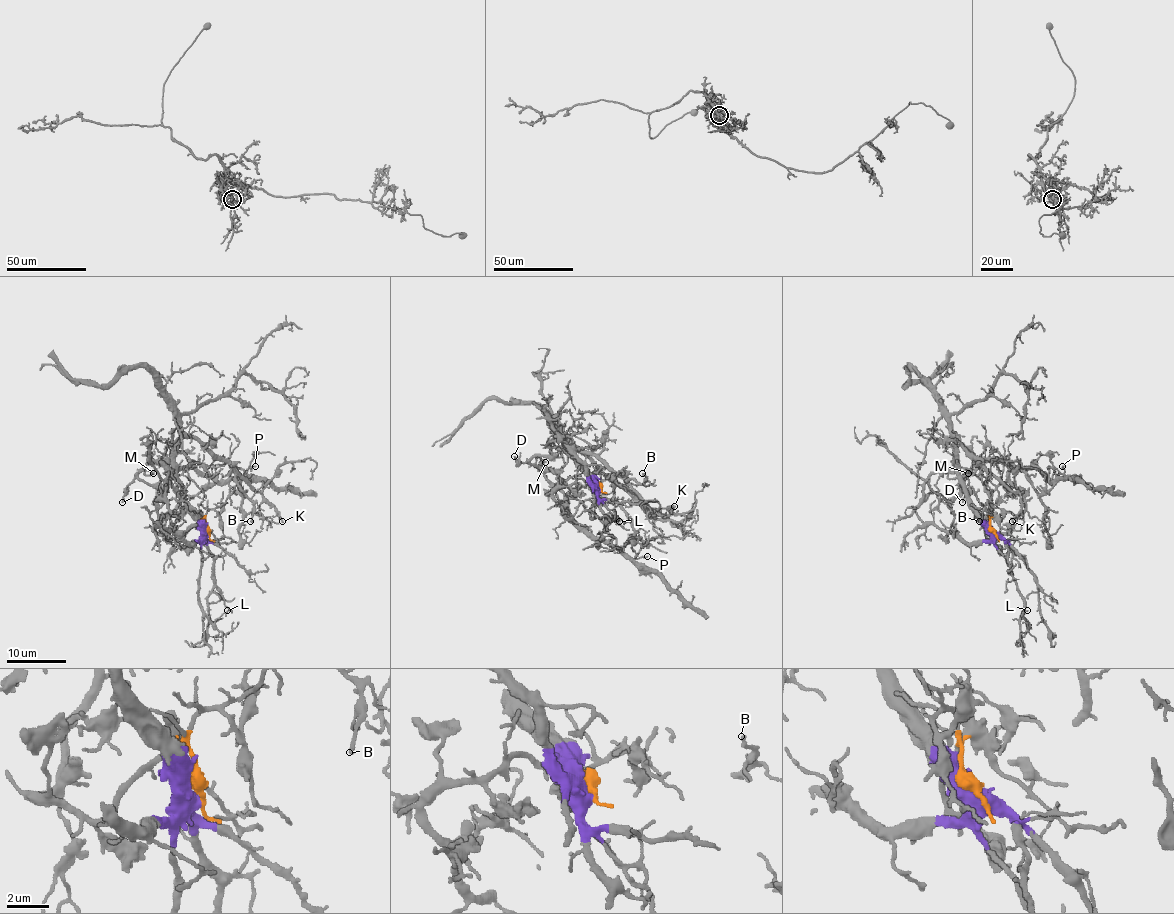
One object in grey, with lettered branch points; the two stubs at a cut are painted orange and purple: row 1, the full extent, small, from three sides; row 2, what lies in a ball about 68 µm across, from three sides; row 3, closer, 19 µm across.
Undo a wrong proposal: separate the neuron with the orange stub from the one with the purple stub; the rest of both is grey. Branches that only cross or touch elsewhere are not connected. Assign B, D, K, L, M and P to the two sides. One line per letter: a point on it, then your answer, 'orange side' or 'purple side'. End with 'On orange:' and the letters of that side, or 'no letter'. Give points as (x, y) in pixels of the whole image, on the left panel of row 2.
B: at (250, 521); purple side
D: at (122, 502); orange side
K: at (282, 521); purple side
L: at (227, 610); purple side
M: at (153, 473); orange side
P: at (255, 466); orange side
On orange: D, M, P

